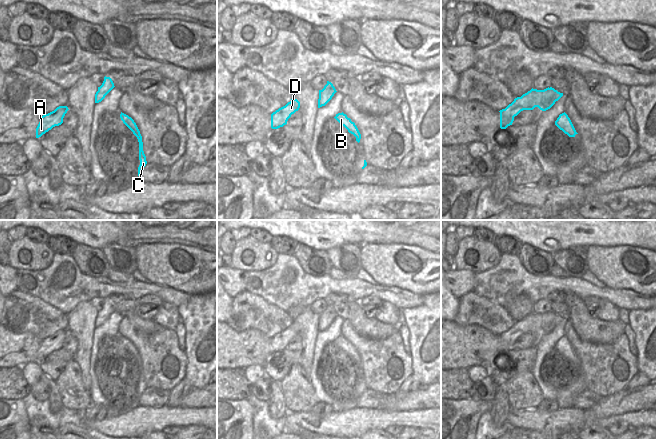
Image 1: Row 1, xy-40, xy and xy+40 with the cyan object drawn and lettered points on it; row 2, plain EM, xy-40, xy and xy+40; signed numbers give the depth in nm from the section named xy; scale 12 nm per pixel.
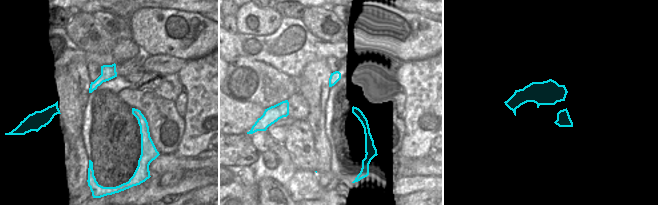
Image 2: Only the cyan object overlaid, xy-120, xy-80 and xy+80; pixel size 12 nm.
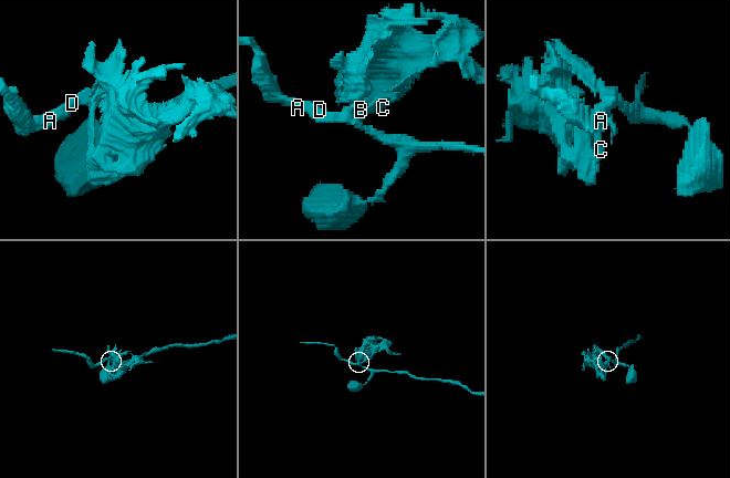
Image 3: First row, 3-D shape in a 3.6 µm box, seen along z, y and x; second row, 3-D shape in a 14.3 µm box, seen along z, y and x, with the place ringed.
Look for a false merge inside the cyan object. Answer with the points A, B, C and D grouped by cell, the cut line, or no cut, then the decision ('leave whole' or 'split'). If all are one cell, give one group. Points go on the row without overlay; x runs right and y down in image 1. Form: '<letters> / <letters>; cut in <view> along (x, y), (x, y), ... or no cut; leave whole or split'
A D / B C; cut in xy along (322, 314), (319, 323); split

